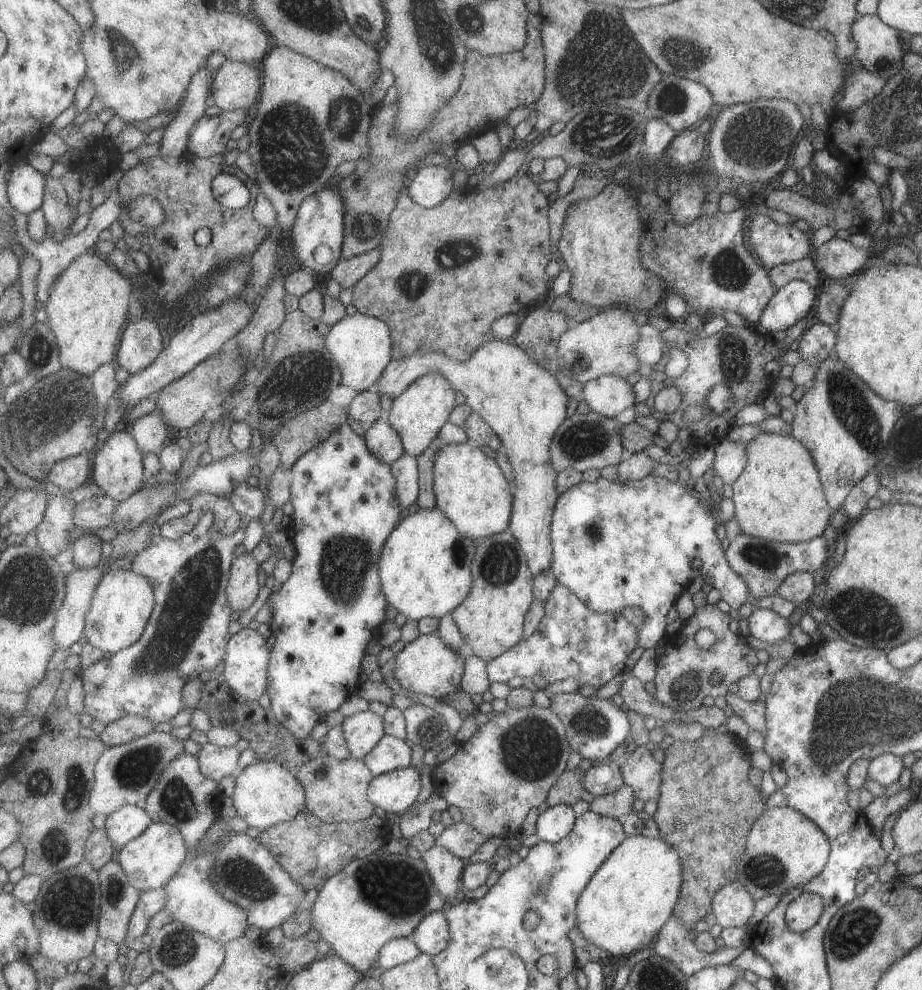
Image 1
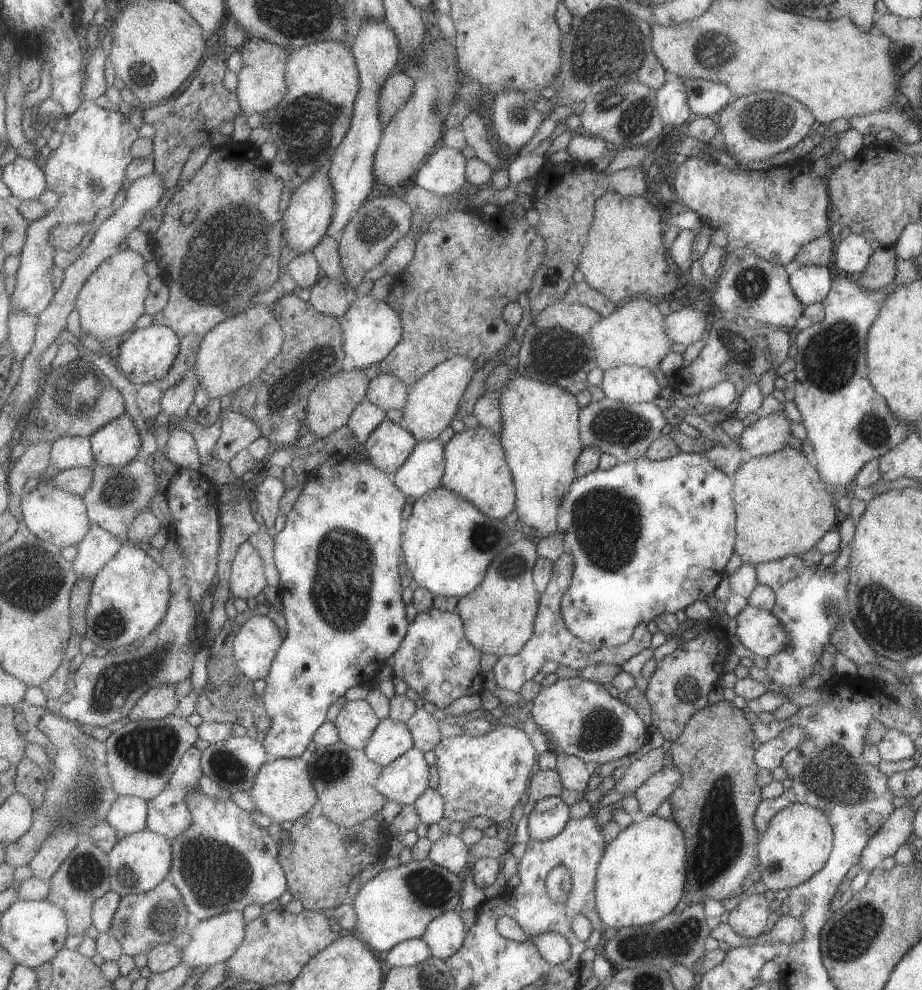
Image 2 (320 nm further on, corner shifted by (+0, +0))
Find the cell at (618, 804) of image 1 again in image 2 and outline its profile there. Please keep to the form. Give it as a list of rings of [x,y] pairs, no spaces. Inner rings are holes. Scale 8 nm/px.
[[[657,747],[634,760],[625,770],[623,777],[615,782],[615,790],[624,795],[639,788],[652,774],[664,767],[663,753],[661,747]]]

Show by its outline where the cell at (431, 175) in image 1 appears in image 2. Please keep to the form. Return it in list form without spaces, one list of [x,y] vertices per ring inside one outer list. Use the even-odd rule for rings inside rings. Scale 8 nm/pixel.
[[[441,145],[415,175],[413,184],[443,196],[455,195],[468,182],[468,162],[460,150]]]

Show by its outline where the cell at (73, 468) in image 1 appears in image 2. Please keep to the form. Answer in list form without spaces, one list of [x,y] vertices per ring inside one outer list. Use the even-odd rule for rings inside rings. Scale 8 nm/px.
[[[65,435],[52,444],[52,462],[61,469],[97,464],[89,437]]]

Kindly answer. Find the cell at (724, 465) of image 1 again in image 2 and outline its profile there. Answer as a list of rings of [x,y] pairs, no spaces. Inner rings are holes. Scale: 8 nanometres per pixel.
[[[783,408],[757,418],[755,422],[746,426],[737,437],[736,442],[746,457],[765,456],[781,450],[788,444],[790,420],[783,412]]]

